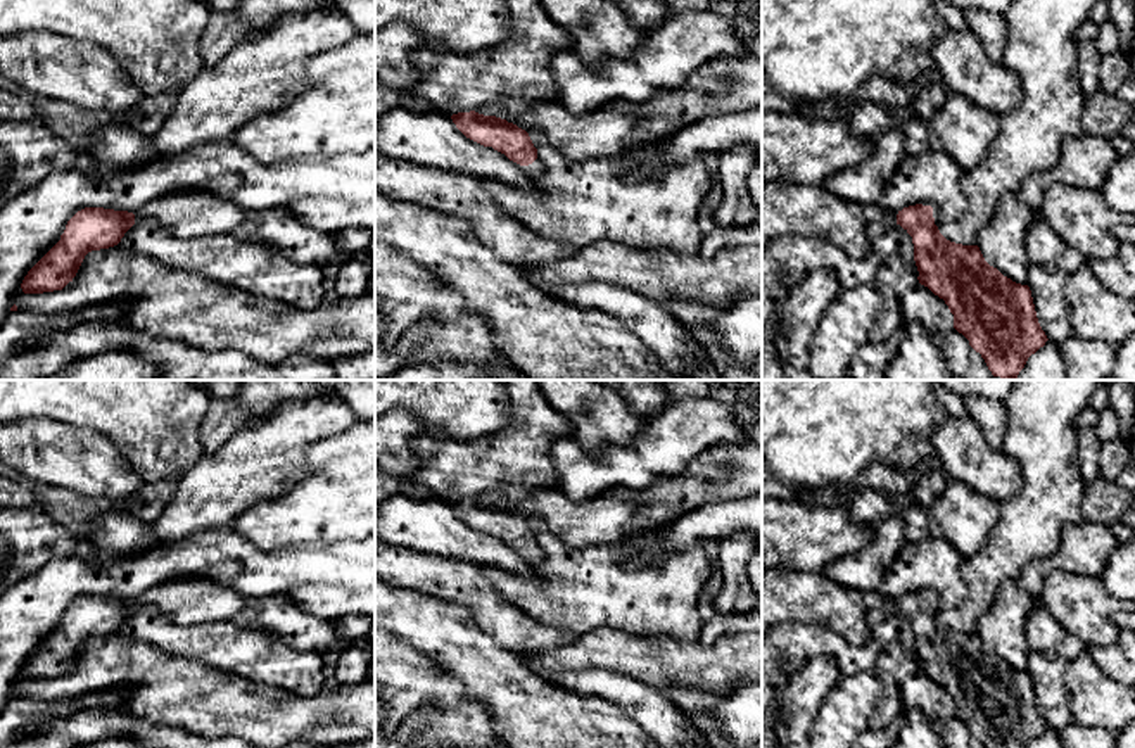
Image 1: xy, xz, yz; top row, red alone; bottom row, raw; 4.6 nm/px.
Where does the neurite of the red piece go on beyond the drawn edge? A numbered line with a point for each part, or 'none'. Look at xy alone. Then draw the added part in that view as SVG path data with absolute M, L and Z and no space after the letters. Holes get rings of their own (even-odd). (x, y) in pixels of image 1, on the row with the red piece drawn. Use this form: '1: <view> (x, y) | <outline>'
1: xy (185, 215) | M176 192L152 199L135 214L135 223L140 219L157 221L169 235L178 238L228 235L244 242L264 242L280 247L299 264L327 264L347 261L342 254L335 233L323 233L295 219L282 209L266 209L261 212L245 211L226 199L219 199L211 192Z

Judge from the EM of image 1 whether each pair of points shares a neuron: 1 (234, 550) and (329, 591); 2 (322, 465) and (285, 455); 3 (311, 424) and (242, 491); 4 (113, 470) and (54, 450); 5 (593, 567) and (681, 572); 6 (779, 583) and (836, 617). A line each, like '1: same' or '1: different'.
1: same
2: different
3: same
4: same
5: same
6: same

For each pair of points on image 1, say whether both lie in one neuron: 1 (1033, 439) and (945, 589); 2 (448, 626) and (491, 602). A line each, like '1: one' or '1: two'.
1: two
2: two

